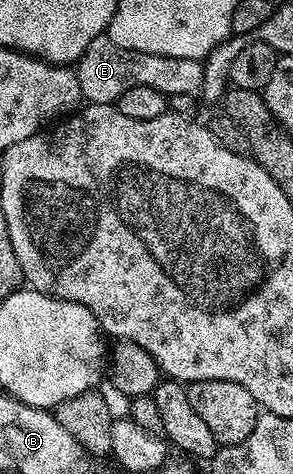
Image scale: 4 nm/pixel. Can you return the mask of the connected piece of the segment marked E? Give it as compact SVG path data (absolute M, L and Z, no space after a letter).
M106 36L93 40L79 57L77 73L83 98L90 105L115 104L126 89L134 85L149 85L165 95L194 95L203 89L203 63L198 58L157 56L136 50L117 48Z

